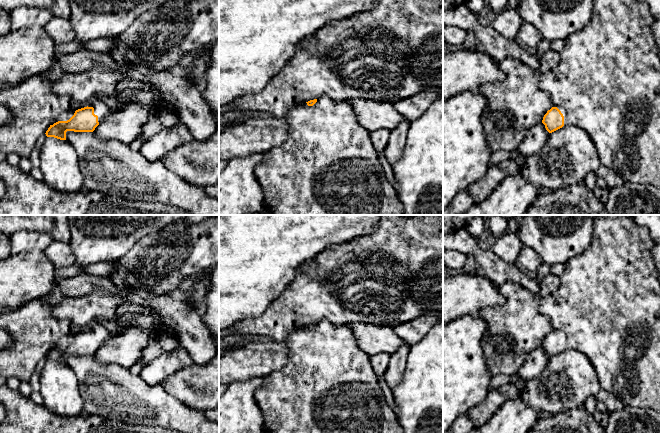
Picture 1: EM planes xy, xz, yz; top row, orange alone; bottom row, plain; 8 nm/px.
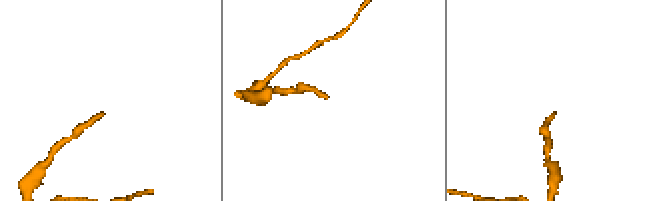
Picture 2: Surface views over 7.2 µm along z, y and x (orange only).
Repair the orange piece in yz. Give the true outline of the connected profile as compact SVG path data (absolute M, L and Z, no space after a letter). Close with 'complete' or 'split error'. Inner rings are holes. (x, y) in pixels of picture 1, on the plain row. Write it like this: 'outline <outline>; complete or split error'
outline M599 215L594 217L590 246L581 255L571 258L564 264L565 270L560 276L560 285L554 293L541 298L540 312L550 319L553 327L553 331L547 335L542 344L549 357L567 349L580 351L587 356L595 368L602 390L615 396L625 406L651 408L660 412L660 281L652 256L654 245L649 230L637 225L629 215Z; split error

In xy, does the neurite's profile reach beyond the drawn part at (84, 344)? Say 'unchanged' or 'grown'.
grown

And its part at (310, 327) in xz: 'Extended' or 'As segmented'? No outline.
Extended

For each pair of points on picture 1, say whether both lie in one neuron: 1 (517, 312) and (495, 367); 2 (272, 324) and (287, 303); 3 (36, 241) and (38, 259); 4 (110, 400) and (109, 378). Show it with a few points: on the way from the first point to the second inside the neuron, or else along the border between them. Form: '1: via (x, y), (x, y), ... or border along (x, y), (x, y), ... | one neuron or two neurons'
1: via (517, 326), (506, 343), (505, 353) | one neuron
2: via (276, 319), (287, 308) | one neuron
3: border along (43, 251), (28, 250), (14, 254) | two neurons
4: via (110, 395), (109, 383) | one neuron

